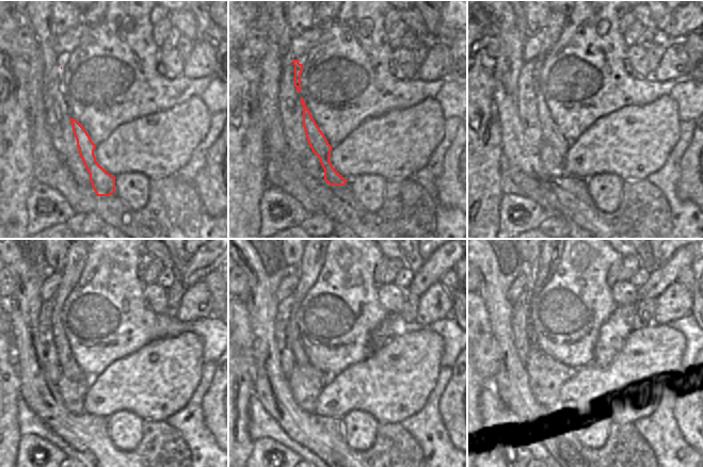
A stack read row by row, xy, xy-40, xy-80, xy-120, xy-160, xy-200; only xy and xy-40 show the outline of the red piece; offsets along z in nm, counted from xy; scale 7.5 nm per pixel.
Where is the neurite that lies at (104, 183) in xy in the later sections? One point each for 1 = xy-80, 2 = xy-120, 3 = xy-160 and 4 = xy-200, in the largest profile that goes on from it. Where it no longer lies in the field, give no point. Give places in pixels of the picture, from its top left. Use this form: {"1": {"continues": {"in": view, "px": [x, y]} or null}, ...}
{"1": {"continues": {"in": "xy-80", "px": [553, 137]}}, "2": {"continues": {"in": "xy-120", "px": [76, 260]}}, "3": {"continues": {"in": "xy-160", "px": [313, 260]}}, "4": {"continues": {"in": "xy-200", "px": [548, 260]}}}

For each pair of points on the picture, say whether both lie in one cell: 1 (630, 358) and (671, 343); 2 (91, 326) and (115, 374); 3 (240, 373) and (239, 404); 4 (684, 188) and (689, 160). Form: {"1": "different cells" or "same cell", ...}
{"1": "same cell", "2": "different cells", "3": "same cell", "4": "same cell"}

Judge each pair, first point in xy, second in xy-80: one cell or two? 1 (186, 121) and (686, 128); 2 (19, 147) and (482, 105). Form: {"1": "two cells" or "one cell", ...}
{"1": "two cells", "2": "one cell"}

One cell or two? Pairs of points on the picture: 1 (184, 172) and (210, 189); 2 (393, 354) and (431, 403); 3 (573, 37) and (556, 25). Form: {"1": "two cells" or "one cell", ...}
{"1": "two cells", "2": "two cells", "3": "two cells"}

